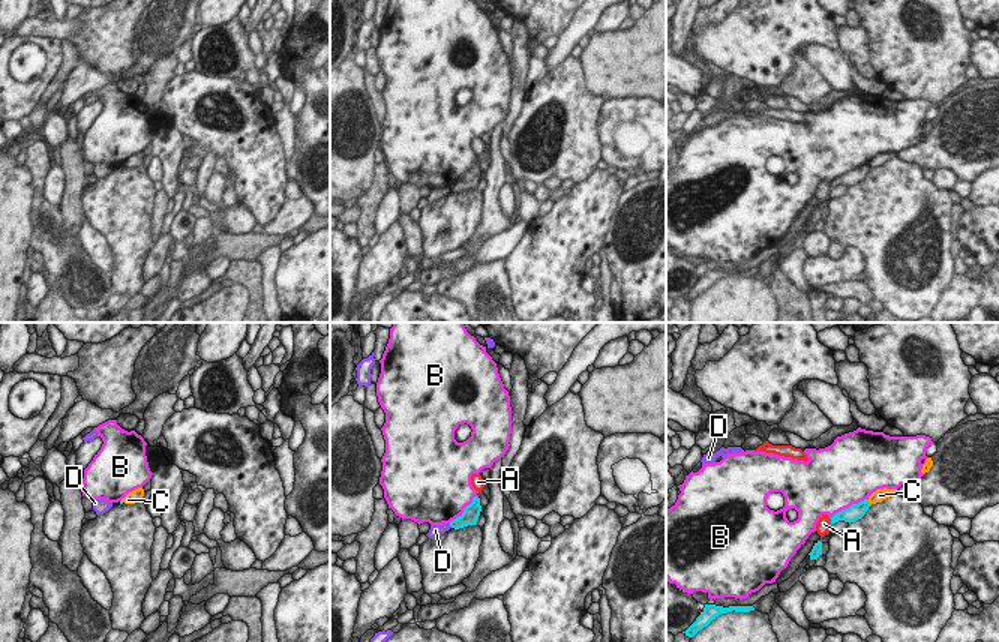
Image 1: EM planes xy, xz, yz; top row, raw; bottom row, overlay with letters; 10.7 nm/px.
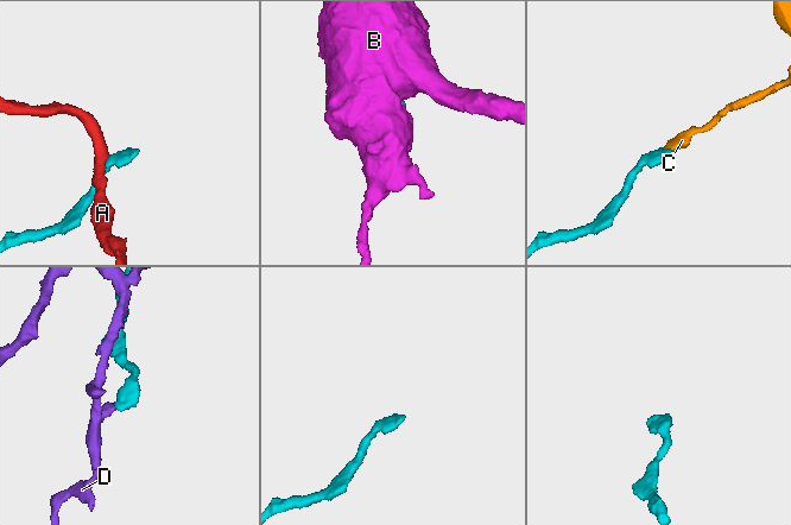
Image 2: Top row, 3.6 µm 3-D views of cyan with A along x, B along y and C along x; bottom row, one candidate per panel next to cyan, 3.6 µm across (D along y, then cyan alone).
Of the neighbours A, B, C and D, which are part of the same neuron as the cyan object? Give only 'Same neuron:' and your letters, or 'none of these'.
Same neuron: none of these

